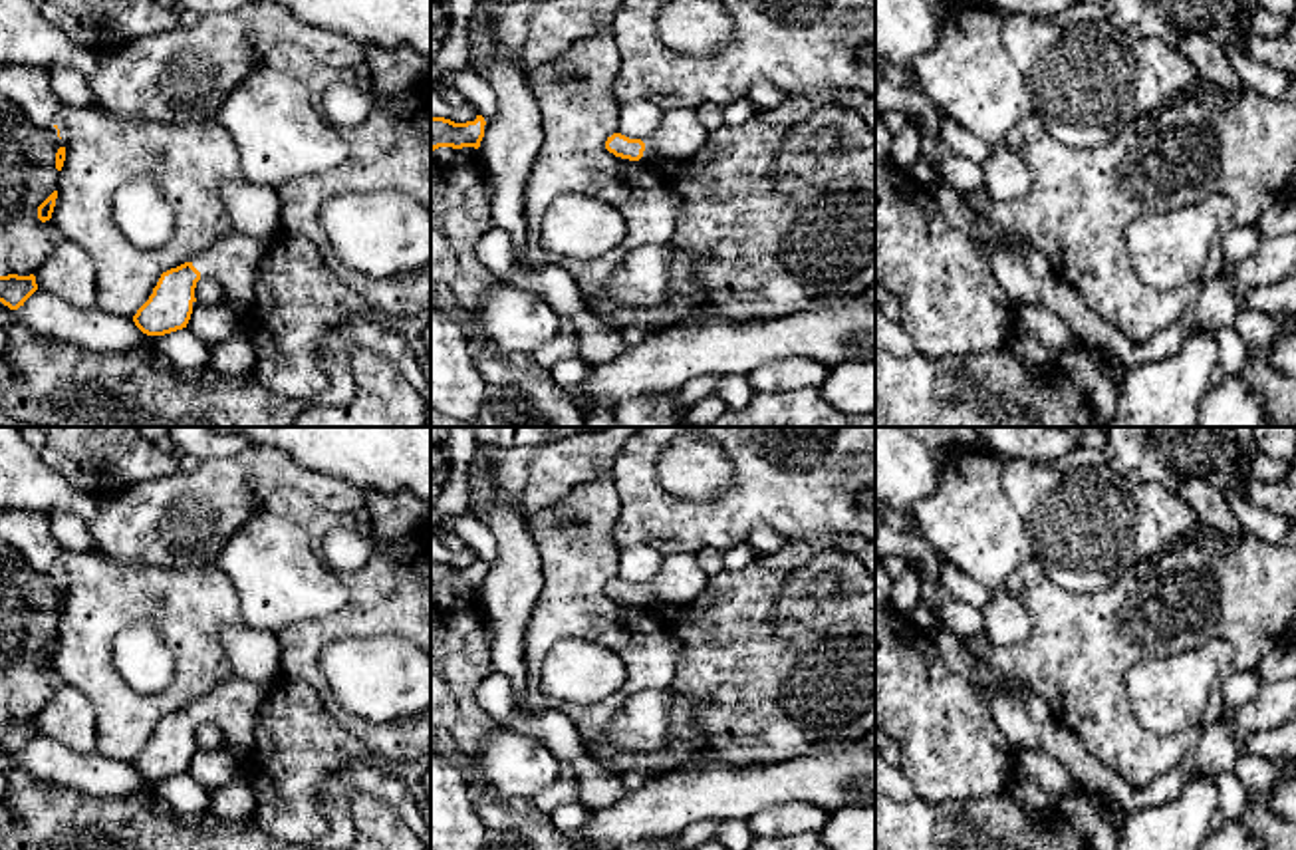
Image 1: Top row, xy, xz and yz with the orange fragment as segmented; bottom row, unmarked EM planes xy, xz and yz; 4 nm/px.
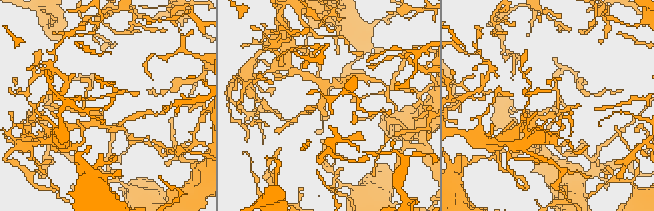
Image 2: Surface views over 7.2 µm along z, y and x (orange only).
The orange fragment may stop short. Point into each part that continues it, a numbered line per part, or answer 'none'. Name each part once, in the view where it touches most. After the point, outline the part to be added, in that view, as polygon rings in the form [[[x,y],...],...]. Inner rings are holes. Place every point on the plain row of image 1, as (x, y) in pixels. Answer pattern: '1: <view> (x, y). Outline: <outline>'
1: xy (233, 708). Outline: [[[228,675],[214,691],[196,699],[191,707],[200,723],[212,723],[226,739],[226,749],[246,761],[256,735],[256,719],[270,689],[256,687]]]

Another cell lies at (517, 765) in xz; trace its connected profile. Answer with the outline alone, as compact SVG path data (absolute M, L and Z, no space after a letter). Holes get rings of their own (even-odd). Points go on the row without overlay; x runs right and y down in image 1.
M502 723L480 743L478 765L504 796L532 798L560 777L560 761L542 743Z

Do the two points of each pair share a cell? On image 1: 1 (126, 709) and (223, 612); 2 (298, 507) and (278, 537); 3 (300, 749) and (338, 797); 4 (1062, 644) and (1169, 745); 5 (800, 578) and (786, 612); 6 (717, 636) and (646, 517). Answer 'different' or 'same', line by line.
1: same
2: different
3: different
4: same
5: same
6: different

